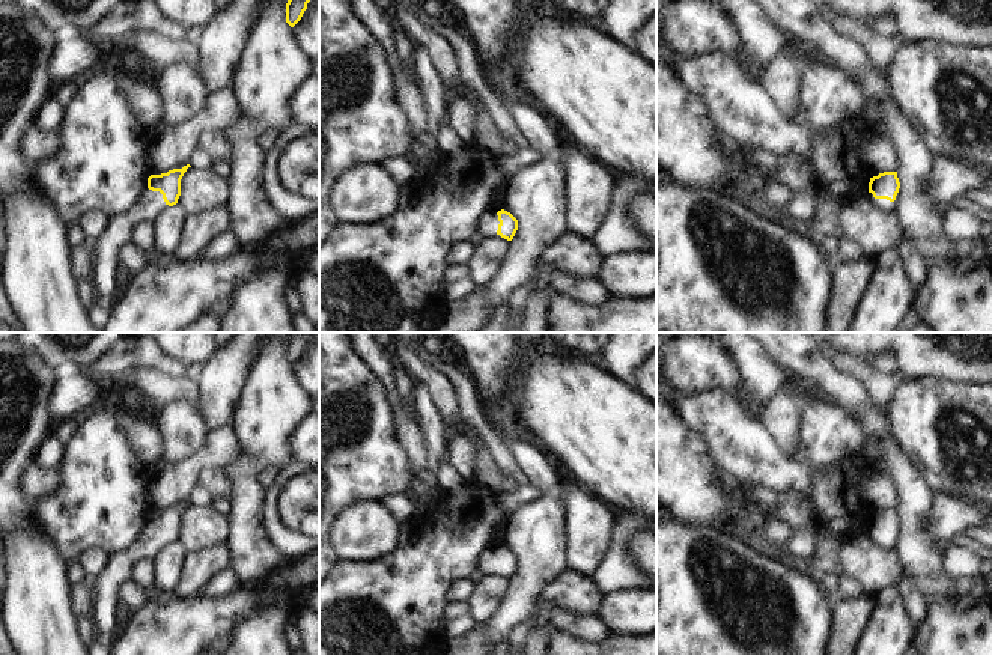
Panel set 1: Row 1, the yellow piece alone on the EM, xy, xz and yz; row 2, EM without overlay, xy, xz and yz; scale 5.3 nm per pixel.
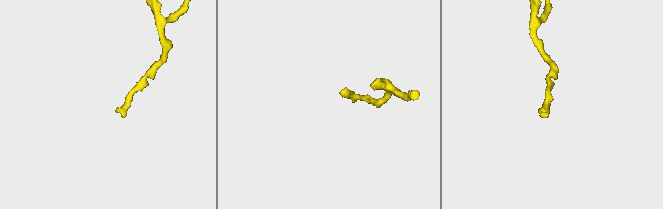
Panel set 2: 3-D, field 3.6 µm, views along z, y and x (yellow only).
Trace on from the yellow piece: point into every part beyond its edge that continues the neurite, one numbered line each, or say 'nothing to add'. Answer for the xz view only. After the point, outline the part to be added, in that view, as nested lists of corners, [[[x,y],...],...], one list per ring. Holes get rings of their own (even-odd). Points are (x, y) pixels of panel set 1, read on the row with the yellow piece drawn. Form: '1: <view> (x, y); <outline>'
1: xz (488, 223); [[[488,212],[480,217],[477,230],[482,232],[485,236],[488,236],[491,233],[497,233],[498,224],[500,221],[497,212]]]

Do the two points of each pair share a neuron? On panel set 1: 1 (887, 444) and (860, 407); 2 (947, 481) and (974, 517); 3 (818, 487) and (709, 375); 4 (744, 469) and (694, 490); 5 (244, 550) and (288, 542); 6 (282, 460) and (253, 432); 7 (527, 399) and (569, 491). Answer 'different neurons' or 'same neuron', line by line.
1: same neuron
2: different neurons
3: different neurons
4: different neurons
5: different neurons
6: same neuron
7: different neurons

